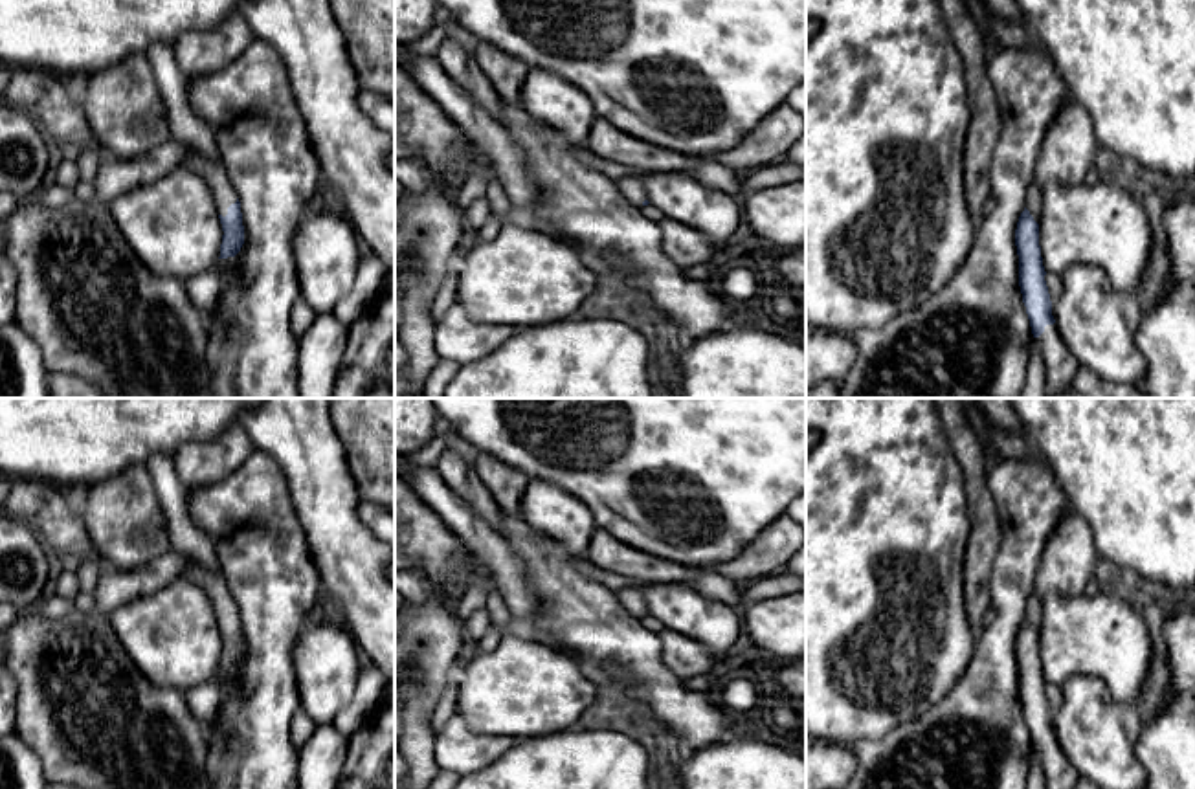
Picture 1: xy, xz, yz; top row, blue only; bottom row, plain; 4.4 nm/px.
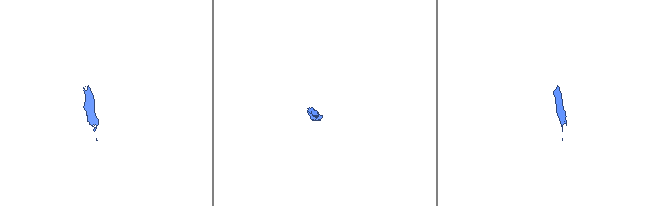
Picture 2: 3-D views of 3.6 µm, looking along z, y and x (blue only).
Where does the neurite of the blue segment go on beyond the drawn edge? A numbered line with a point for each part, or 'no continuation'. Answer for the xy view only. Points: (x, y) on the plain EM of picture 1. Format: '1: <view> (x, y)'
1: xy (213, 584)

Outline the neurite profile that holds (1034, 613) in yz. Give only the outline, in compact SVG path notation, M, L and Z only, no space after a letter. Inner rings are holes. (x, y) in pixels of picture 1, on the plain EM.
M1032 591L1026 604L1026 620L1033 628L1033 631L1039 635L1041 631L1041 618L1043 618L1043 600L1039 598L1037 591Z

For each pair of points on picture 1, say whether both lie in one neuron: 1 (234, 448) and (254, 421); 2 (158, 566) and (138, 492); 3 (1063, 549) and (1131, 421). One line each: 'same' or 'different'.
1: different
2: different
3: different

